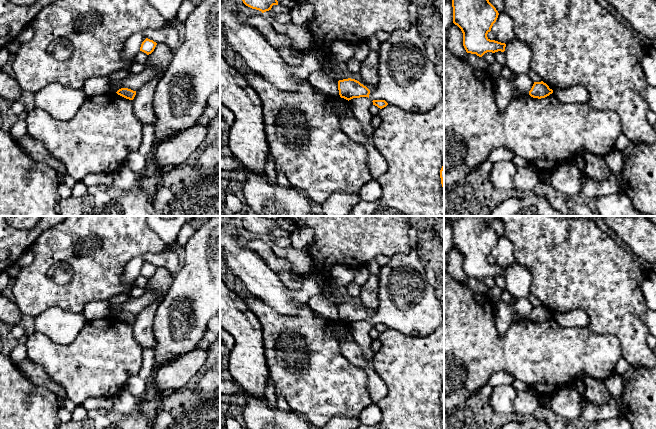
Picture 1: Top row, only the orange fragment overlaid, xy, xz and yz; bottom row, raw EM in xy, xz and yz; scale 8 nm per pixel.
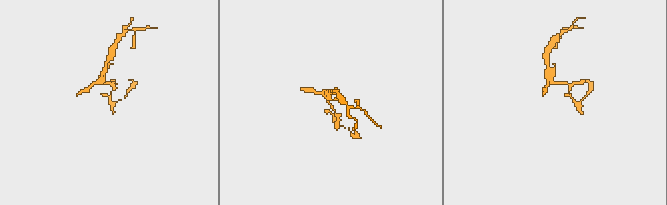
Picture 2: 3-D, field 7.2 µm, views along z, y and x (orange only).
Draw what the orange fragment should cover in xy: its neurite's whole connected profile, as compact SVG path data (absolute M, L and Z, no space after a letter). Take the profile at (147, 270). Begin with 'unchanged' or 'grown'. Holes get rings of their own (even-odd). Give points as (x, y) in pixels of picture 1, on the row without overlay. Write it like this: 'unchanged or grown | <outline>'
unchanged | M146 262L141 268L140 275L142 275L142 276L146 277L147 279L149 279L154 275L156 269L157 269L156 266Z

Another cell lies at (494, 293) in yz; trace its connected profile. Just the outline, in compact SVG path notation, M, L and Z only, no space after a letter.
M494 285L491 289L487 290L487 295L493 303L501 301L502 290Z

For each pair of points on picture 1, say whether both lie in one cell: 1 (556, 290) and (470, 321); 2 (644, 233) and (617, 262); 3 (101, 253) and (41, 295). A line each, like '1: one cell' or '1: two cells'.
1: two cells
2: two cells
3: one cell

